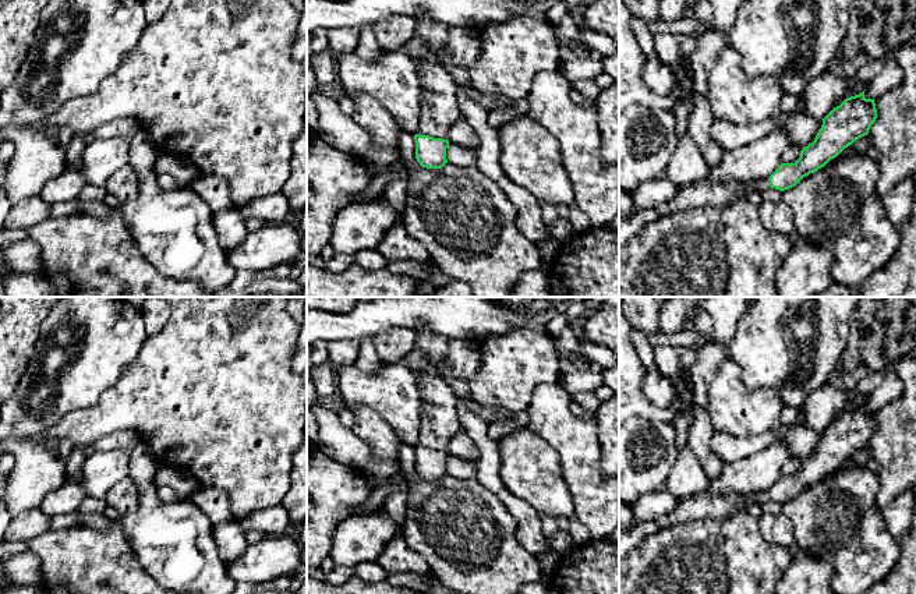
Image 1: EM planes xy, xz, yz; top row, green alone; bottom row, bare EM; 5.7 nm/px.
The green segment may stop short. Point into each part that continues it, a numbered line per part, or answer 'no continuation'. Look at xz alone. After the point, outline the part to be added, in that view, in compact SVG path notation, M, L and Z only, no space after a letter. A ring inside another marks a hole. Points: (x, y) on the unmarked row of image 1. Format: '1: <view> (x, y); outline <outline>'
1: xz (439, 423); outline M432 370L415 375L421 397L420 448L448 450L450 438L461 428L456 411L457 397L445 379Z

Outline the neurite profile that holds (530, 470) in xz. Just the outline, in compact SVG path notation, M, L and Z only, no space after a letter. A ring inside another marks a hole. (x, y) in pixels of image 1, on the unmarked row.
M527 427L516 429L498 442L501 478L519 499L533 506L540 516L569 517L574 513L572 495L559 469L558 453Z

